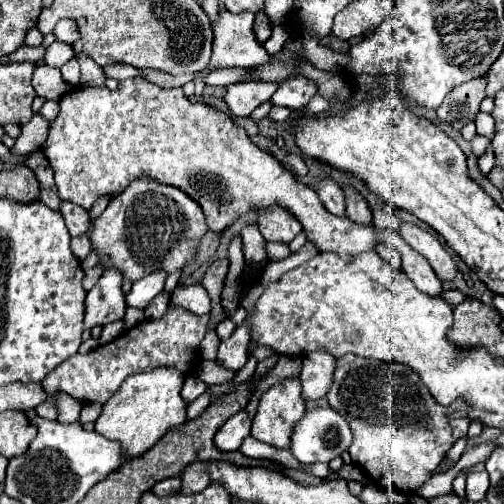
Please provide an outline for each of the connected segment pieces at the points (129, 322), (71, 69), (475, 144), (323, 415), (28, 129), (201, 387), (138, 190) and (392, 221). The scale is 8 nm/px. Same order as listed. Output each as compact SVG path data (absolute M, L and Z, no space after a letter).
M127 307L124 316L126 330L129 330L130 328L136 326L136 324L139 324L144 320L145 320L144 310L133 307Z
M74 58L70 62L66 62L60 70L62 70L62 76L68 84L74 84L74 78L80 76L80 68L78 68L78 62L74 62Z
M476 134L476 136L470 140L470 146L472 146L472 152L480 158L480 156L488 150L488 146L490 146L490 138Z
M318 406L318 408L306 410L302 420L298 420L298 424L294 426L294 432L290 436L290 452L302 464L330 462L332 458L348 450L350 442L352 442L352 432L350 432L348 422L330 406Z
M34 114L34 118L26 124L26 126L20 126L22 128L22 134L18 136L12 152L16 154L14 160L10 162L4 162L4 170L6 168L12 168L20 162L20 154L28 154L28 152L36 152L42 148L42 142L46 142L46 134L48 134L48 122L40 116L40 114Z
M188 374L186 376L186 382L184 382L184 386L182 386L182 398L186 400L186 402L192 402L196 396L200 396L202 392L206 392L206 384L196 376L196 374Z
M144 176L110 200L108 208L96 218L90 240L100 256L108 256L110 266L122 270L124 278L136 282L158 270L172 274L188 266L206 232L206 218L198 202L172 184L168 186Z
M372 209L372 224L374 226L382 226L382 228L390 228L390 230L398 230L400 226L400 220L396 218L394 212L382 210L382 209Z

